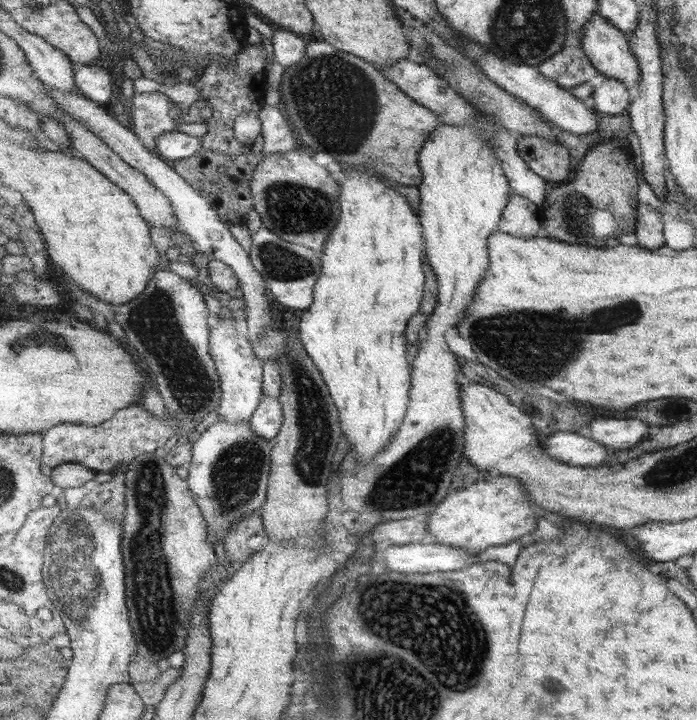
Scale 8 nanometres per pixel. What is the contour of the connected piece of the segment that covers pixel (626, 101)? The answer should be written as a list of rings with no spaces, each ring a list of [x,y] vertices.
[[[605,77],[602,85],[593,90],[594,108],[605,114],[618,115],[627,111],[635,94],[628,86],[616,78]]]

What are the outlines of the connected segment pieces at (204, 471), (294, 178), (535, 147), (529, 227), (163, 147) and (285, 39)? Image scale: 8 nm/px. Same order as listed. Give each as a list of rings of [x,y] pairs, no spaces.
[[[219,420],[194,443],[187,482],[208,522],[208,540],[211,544],[218,540],[224,542],[231,524],[260,510],[266,503],[273,447],[274,440],[257,436],[246,420],[237,424]]]
[[[299,150],[263,156],[254,169],[250,182],[254,210],[259,212],[263,226],[283,240],[301,244],[315,251],[324,251],[327,239],[341,217],[339,181],[320,165],[312,154]]]
[[[522,135],[518,140],[518,151],[529,168],[545,180],[558,183],[571,176],[570,150],[559,141],[539,135]]]
[[[519,193],[510,194],[498,231],[519,238],[537,238],[543,222],[542,208]]]
[[[179,131],[163,132],[156,138],[156,152],[168,162],[195,156],[203,149],[202,137]]]
[[[279,28],[272,36],[273,56],[283,66],[297,64],[305,55],[307,42],[299,36],[299,33]]]

